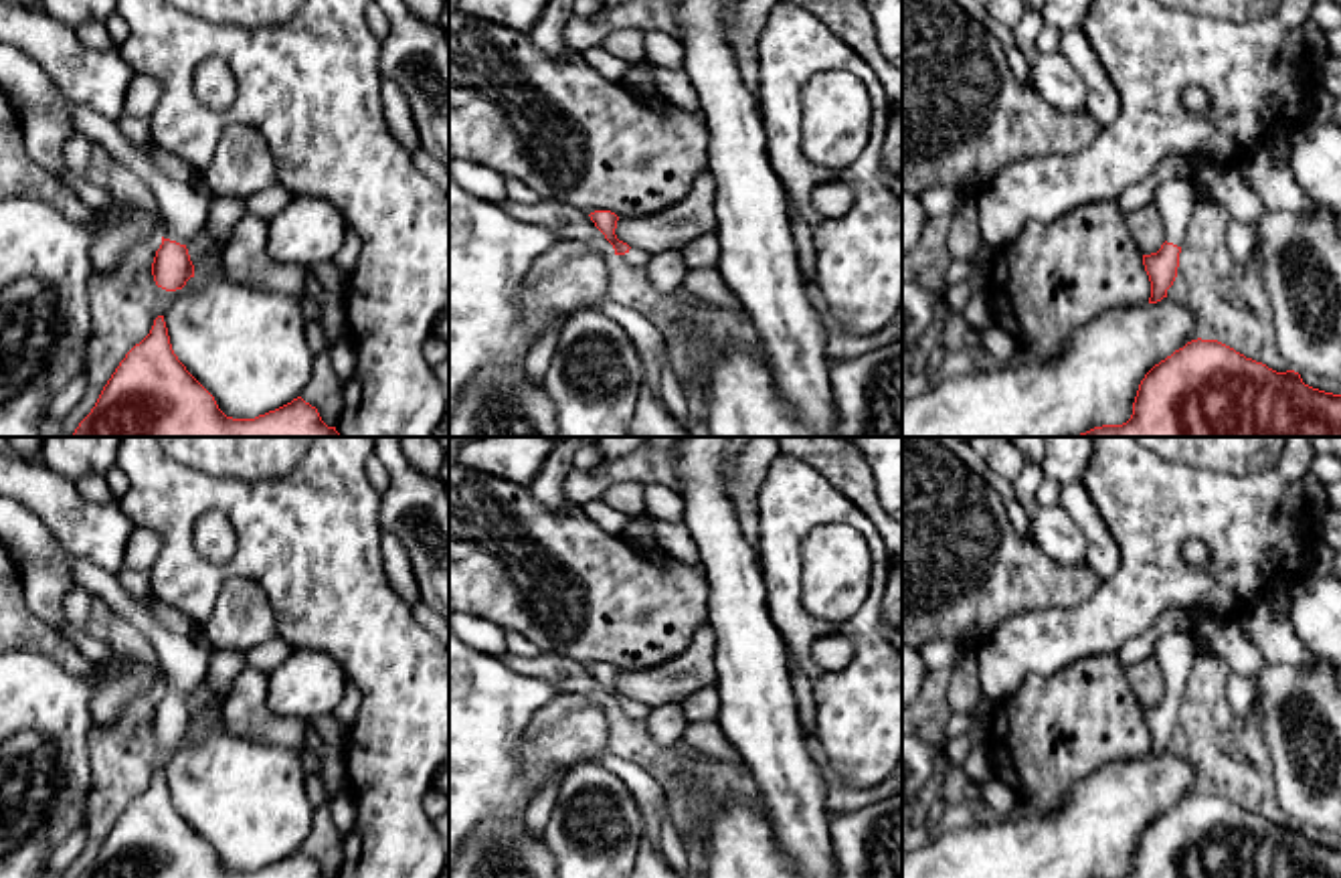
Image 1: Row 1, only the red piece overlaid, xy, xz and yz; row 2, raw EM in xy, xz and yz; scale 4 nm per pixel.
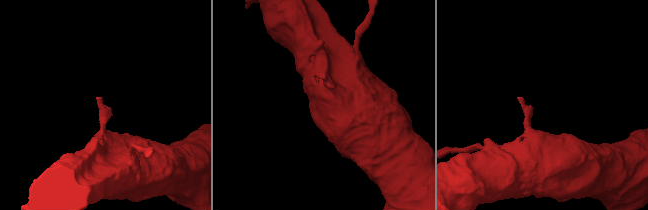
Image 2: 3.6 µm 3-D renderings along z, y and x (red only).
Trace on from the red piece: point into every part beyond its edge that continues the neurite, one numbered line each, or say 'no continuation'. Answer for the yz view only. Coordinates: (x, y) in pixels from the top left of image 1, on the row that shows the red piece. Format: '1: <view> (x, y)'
1: yz (1174, 199)

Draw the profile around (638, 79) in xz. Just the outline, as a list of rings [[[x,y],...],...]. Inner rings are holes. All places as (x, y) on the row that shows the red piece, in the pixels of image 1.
[[[641,63],[629,65],[627,73],[621,77],[621,85],[637,99],[653,101],[657,105],[665,103],[651,73]]]

